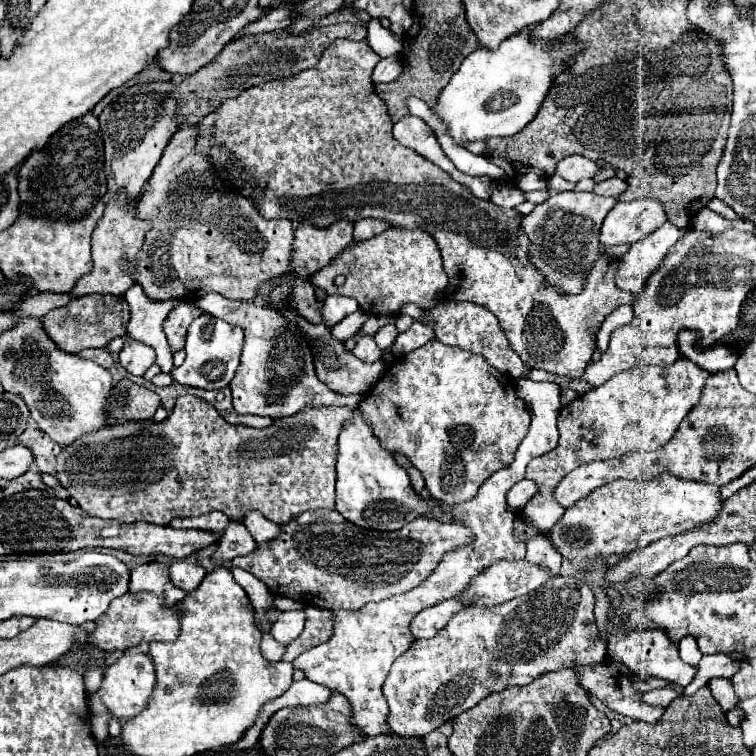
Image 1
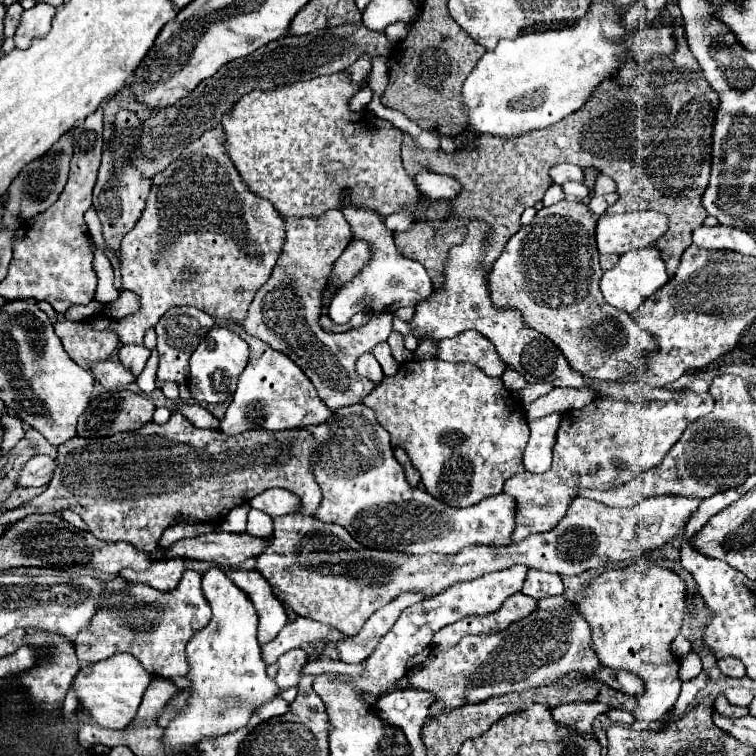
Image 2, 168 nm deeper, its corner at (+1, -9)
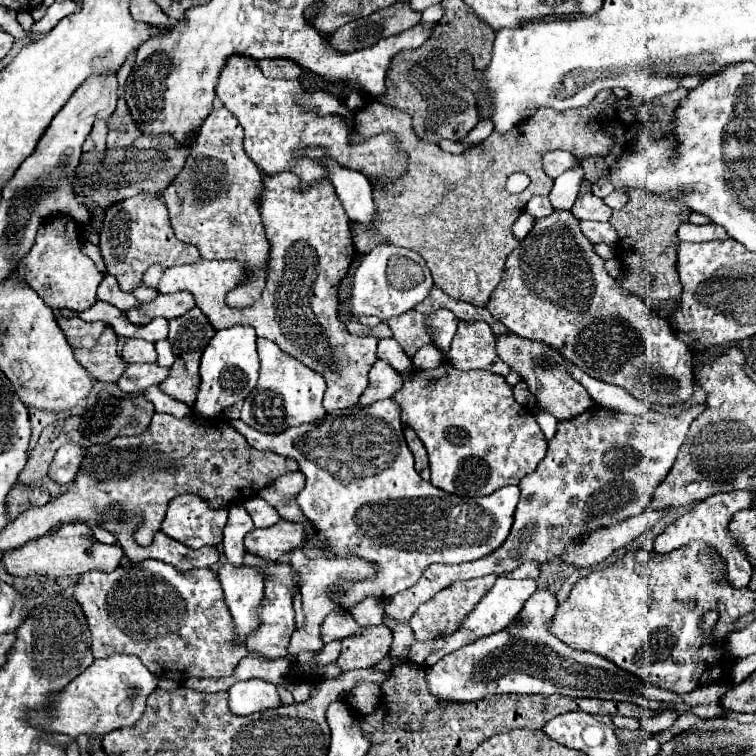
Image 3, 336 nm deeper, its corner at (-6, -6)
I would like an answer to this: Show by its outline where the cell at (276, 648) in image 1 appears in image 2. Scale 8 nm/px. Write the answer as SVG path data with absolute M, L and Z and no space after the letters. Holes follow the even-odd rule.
M302 648L291 649L287 655L283 655L277 665L279 665L279 673L275 677L275 683L279 685L281 691L287 691L291 687L299 685L301 679L301 671L307 665L306 652Z

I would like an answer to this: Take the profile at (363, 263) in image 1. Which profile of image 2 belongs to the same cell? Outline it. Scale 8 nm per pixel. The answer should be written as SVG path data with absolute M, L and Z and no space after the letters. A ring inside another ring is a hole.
M351 241L343 251L343 255L337 259L333 273L329 277L329 285L343 287L365 267L369 257L371 257L371 249L367 247L365 241Z

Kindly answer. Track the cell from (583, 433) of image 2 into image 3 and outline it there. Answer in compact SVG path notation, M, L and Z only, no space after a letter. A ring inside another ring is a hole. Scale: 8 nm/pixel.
M706 402L692 404L690 408L684 408L678 414L660 414L660 412L652 410L648 414L634 416L634 414L622 414L622 412L614 412L614 410L600 408L600 406L590 406L590 410L582 412L580 416L562 420L558 426L556 438L552 438L548 442L548 452L546 452L544 460L538 464L538 468L534 472L526 474L518 484L520 486L520 502L516 506L518 512L514 514L514 526L512 526L506 542L492 554L488 554L480 560L474 560L474 562L454 564L454 566L430 564L414 586L384 600L388 618L396 620L396 622L408 622L420 604L428 602L436 592L454 584L456 580L480 578L486 574L506 574L530 560L536 560L536 562L556 560L556 554L560 554L560 550L564 550L564 542L572 542L572 538L580 538L580 534L584 534L584 530L588 530L588 526L592 526L592 528L610 526L612 522L620 522L624 518L644 512L648 508L648 502L652 500L652 490L670 472L674 458L688 434L688 426L704 410L706 410Z

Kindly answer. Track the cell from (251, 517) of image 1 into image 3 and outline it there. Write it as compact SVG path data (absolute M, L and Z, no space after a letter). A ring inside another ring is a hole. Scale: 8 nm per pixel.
M260 496L250 498L248 502L244 502L244 508L246 508L246 512L250 514L250 518L252 518L252 522L254 522L256 528L270 528L270 526L274 526L274 524L280 520L276 508L272 508L272 506L270 506L264 498L260 498Z

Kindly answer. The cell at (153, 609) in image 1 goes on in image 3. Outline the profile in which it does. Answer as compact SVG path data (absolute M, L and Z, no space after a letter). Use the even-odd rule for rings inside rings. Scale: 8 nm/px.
M144 560L140 564L118 566L110 574L88 572L74 586L74 600L82 606L82 612L86 616L92 636L94 658L108 658L112 654L134 654L158 678L184 682L186 678L230 676L236 664L248 654L246 648L234 648L230 644L232 618L228 618L228 608L224 606L224 594L220 594L220 582L216 582L216 572L210 568L178 572L164 562Z

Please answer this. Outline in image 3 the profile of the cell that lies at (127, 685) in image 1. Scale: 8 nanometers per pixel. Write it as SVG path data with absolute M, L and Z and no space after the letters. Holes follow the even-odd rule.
M114 654L106 660L94 660L54 698L50 714L32 714L32 724L72 738L78 734L104 736L112 730L132 726L142 716L146 698L156 688L156 682L158 678L132 654Z

